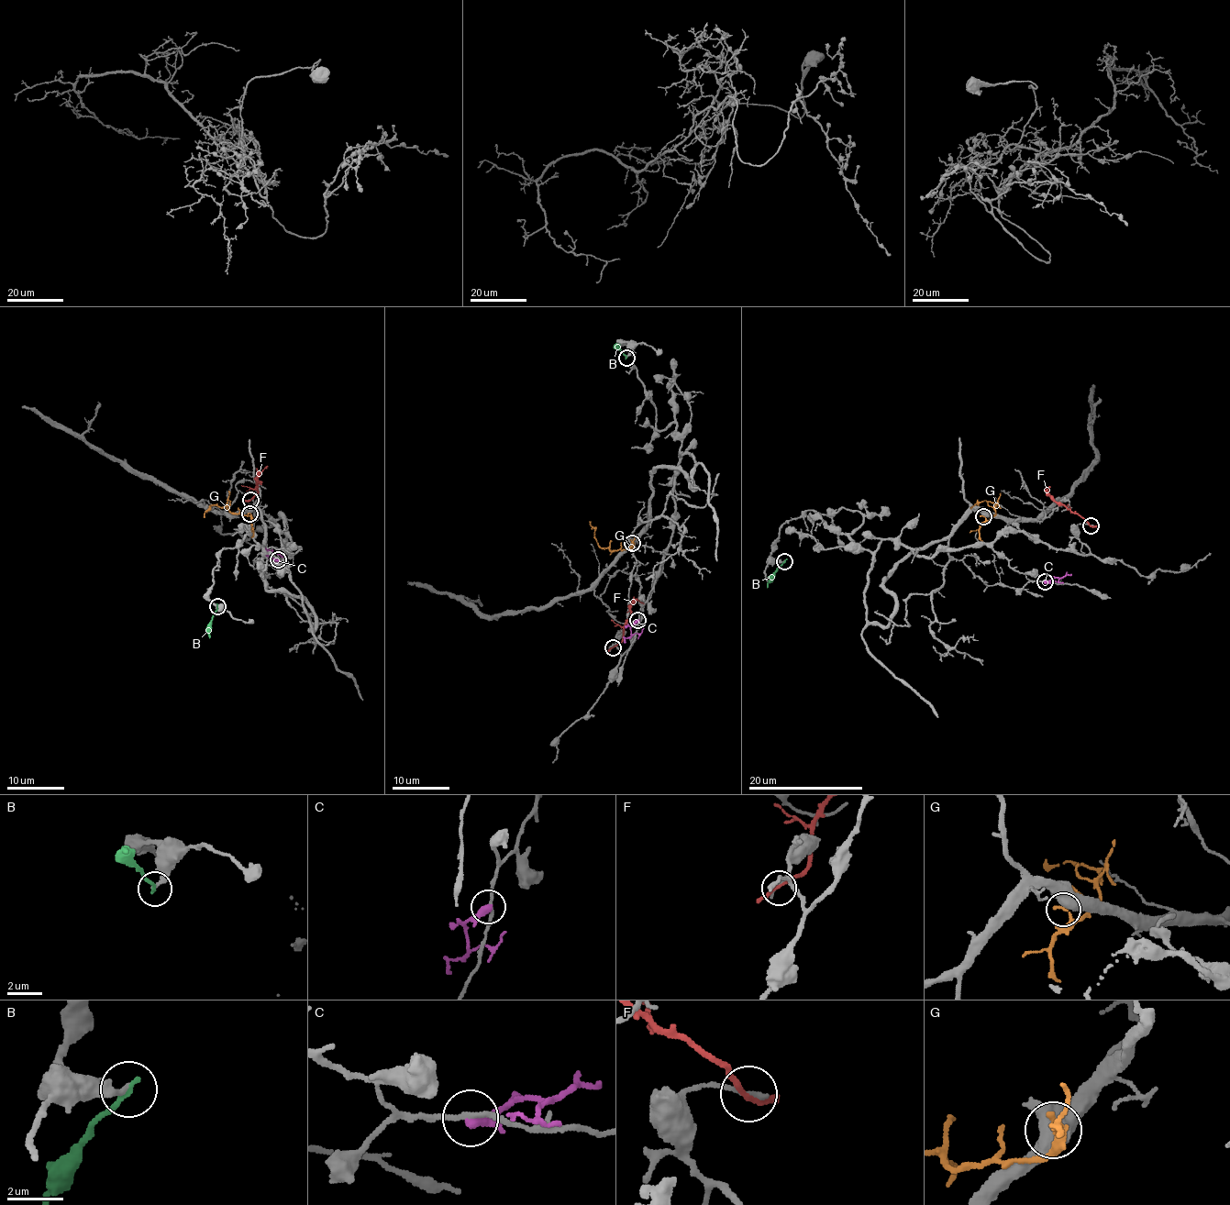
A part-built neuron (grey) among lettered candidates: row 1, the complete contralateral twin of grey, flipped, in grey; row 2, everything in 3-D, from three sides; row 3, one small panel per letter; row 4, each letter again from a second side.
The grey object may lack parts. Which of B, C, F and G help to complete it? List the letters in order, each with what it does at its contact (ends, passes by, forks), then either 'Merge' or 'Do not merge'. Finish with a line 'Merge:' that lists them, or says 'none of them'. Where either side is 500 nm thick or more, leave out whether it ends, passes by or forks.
B: It ends there. Do not merge
C: It ends there. Do not merge
F: It passes by. Do not merge
G: Do not merge
Merge: none of them

